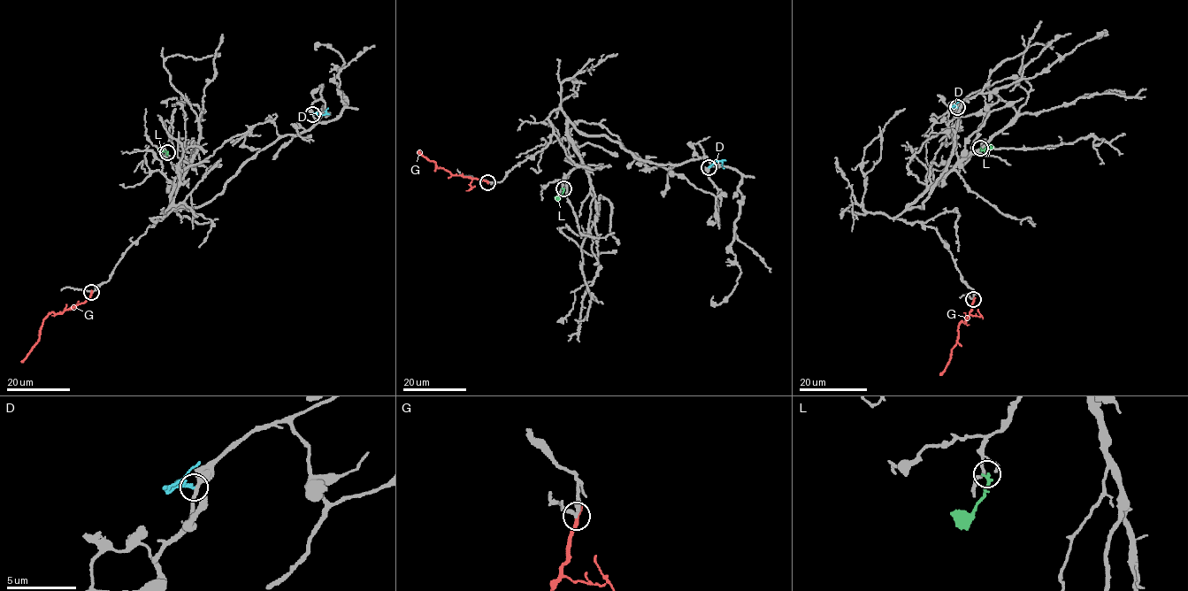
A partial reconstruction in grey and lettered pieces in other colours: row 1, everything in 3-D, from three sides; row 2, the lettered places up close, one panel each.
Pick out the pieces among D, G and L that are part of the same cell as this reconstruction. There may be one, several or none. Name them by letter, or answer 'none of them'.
none of them

